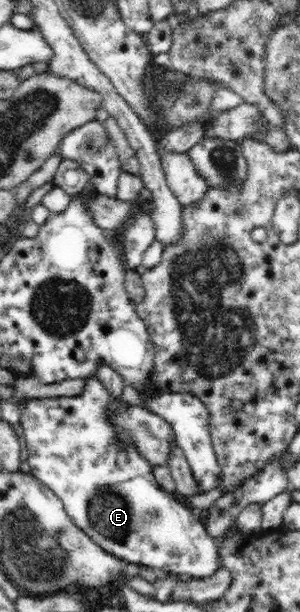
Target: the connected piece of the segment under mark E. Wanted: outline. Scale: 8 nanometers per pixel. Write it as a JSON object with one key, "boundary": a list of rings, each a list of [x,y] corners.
{"boundary":[[[94,375],[86,380],[80,395],[18,402],[30,473],[62,500],[66,513],[76,526],[114,557],[125,560],[127,564],[152,567],[163,575],[196,579],[214,575],[220,568],[218,540],[208,534],[200,516],[194,515],[189,507],[160,487],[152,473],[153,466],[142,457],[134,442],[121,444],[115,439],[118,430],[105,417],[110,399],[108,390]]]}

